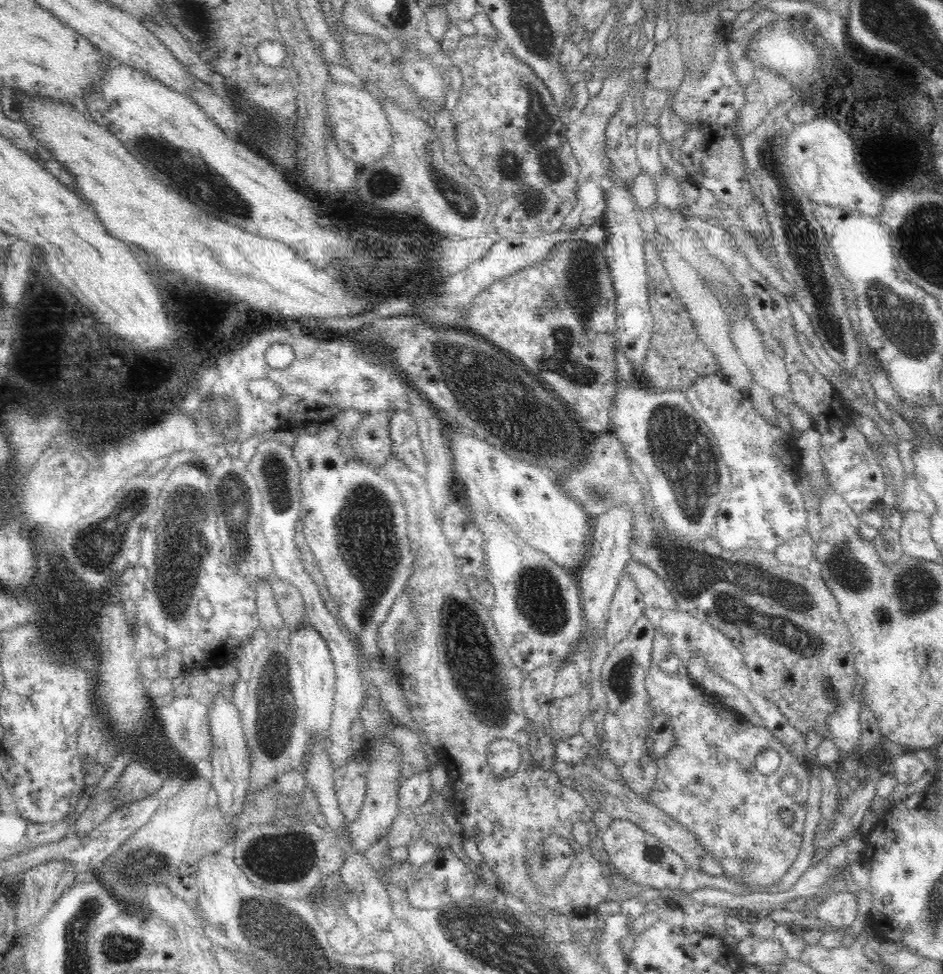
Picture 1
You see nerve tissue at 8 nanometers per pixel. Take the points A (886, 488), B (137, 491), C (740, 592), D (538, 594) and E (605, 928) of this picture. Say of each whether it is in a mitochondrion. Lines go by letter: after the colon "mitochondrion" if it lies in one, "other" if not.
A: other
B: mitochondrion
C: mitochondrion
D: mitochondrion
E: other

